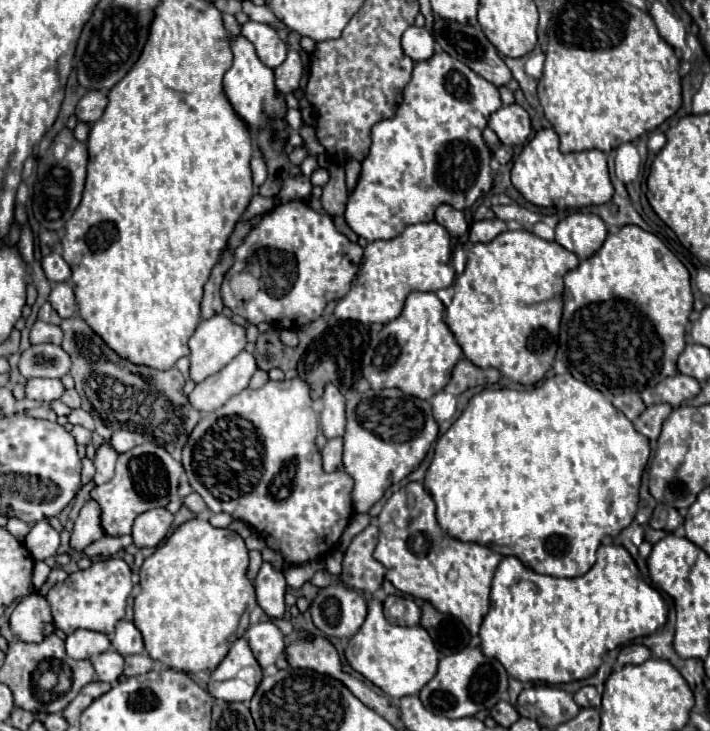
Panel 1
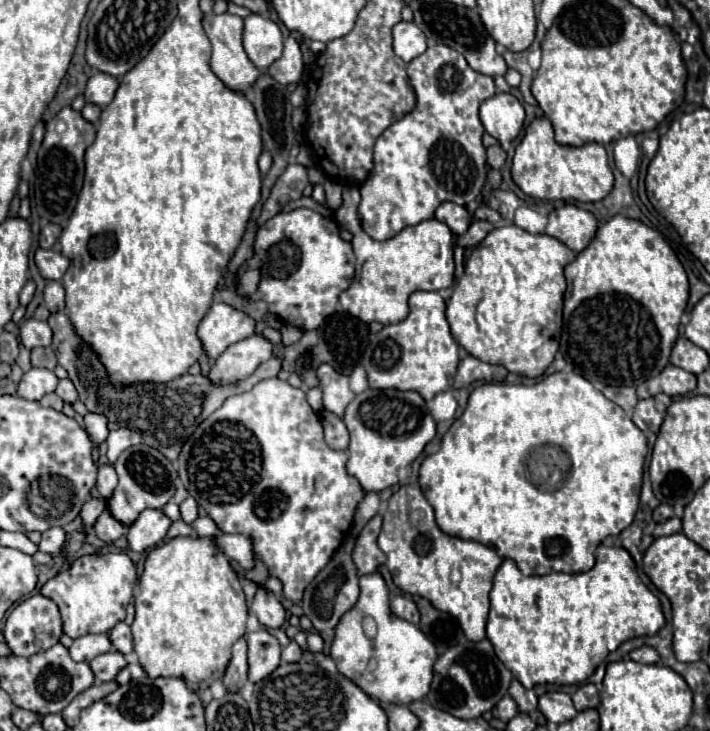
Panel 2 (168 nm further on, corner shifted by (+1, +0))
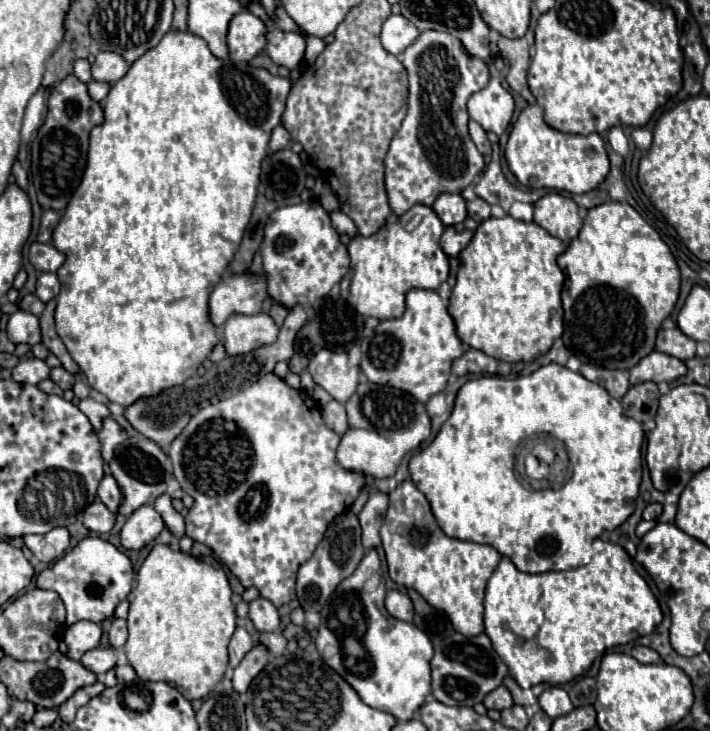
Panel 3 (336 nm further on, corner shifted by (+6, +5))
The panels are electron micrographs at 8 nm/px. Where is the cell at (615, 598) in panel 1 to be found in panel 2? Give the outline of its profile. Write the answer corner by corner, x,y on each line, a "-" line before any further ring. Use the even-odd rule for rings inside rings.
600,544
598,550
596,550
596,566
592,570
588,570
588,572
582,572
582,574
560,574
560,572
554,572
554,574
548,574
548,576
524,576
518,570
518,566
514,564
514,560
504,560
500,564
496,576
494,576
494,586
492,586
489,599
490,609
488,624
486,624
486,638
492,642
494,652
502,660
502,664
506,664
506,668
510,668
510,672
520,680
520,684
524,688
532,688
536,684
580,684
580,682
586,682
594,674
594,670
606,660
608,652
616,650
624,640
628,640
632,636
654,636
666,624
662,608
660,608
660,600
638,578
636,564
634,564
632,556
624,548
618,548
618,546
608,548
604,544

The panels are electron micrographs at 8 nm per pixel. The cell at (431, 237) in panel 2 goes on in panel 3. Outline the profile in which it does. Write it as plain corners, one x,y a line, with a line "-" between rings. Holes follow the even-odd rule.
415,205
391,219
371,237
357,235
349,243
351,273
341,281
341,297
361,315
383,319
401,317
409,289
437,289
449,275
449,259
439,245
445,225
427,205

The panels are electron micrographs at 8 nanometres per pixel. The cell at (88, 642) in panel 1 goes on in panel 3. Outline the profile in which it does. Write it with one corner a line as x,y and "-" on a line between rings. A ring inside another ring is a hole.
79,621
65,631
65,643
69,647
67,657
79,661
83,653
95,649
101,639
101,625
93,621

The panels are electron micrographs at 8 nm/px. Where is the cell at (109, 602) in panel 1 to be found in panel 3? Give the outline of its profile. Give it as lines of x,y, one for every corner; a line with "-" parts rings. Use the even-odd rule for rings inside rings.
87,537
59,561
55,561
55,565
49,565
45,571
41,571
35,583
39,589
53,589
59,593
67,609
67,625
83,619
101,623
113,615
115,607
123,599
127,599
133,585
133,565
129,557
113,543
101,537

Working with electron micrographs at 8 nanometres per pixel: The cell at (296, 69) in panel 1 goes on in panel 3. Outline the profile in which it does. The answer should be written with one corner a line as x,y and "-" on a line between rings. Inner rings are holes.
279,29
267,31
267,47
265,51
277,65
287,69
295,69
305,55
305,37
299,33
285,33

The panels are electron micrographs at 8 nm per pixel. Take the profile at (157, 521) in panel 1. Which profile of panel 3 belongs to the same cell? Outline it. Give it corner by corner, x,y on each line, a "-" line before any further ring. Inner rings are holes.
151,505
139,507
131,513
131,517
121,529
121,545
125,549
141,549
151,543
163,529
165,523

